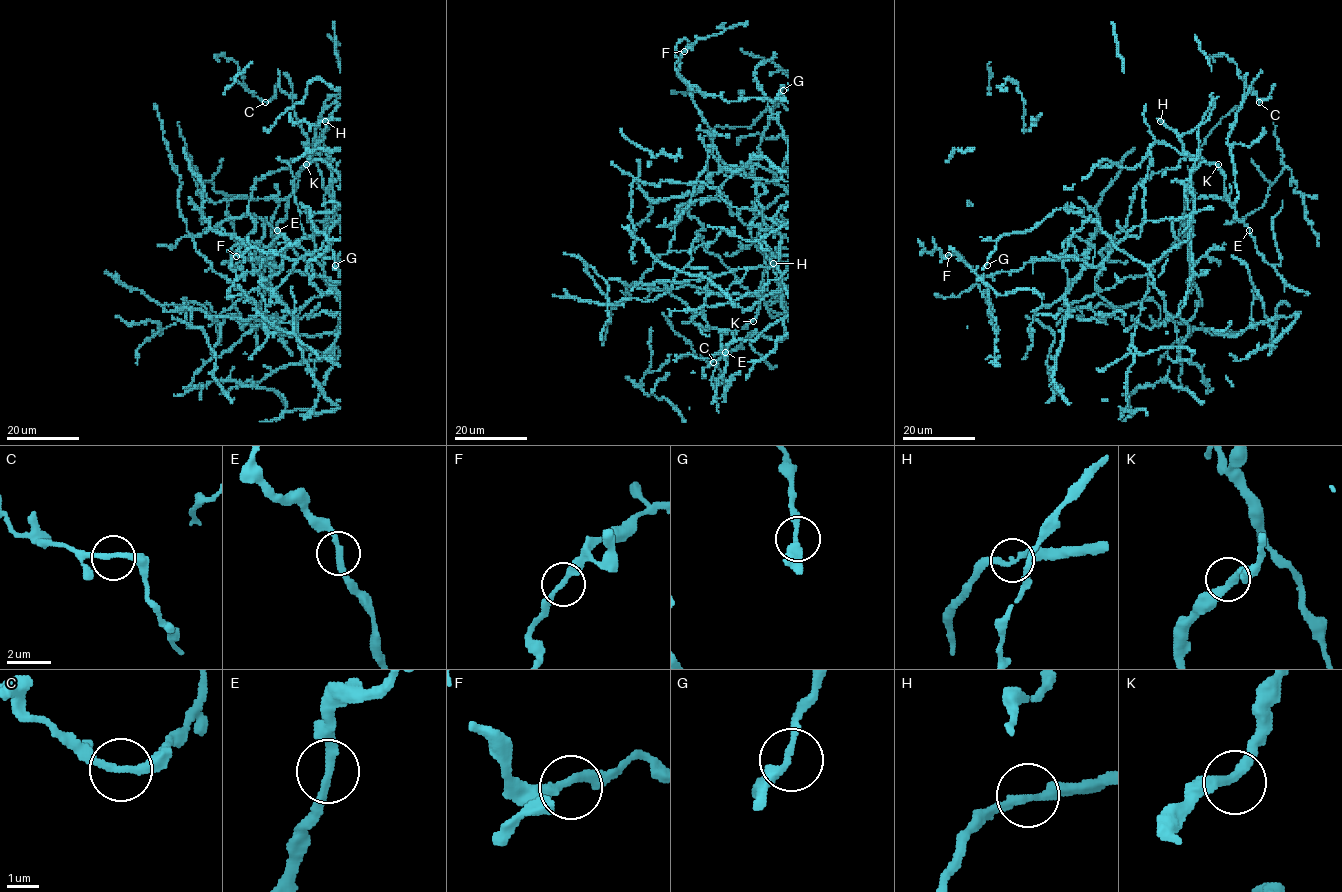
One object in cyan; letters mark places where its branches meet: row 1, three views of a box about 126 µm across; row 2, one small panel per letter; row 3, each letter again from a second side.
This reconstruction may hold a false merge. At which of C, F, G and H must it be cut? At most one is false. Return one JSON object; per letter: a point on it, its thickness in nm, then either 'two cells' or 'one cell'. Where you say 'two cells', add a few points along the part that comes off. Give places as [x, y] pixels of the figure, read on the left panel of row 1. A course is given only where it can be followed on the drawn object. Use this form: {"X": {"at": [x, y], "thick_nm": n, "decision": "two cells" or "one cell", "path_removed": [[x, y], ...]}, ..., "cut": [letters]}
{"C": {"at": [265, 102], "thick_nm": 240, "decision": "one cell"}, "F": {"at": [236, 256], "thick_nm": 280, "decision": "one cell"}, "G": {"at": [335, 265], "thick_nm": 280, "decision": "one cell"}, "H": {"at": [325, 121], "thick_nm": 260, "decision": "two cells", "path_removed": [[325, 120], [316, 127], [311, 157], [287, 199], [286, 216], [265, 265], [275, 248], [272, 217], [281, 200]]}, "cut": ["H"]}

